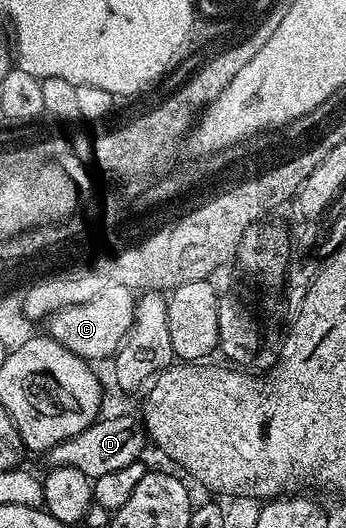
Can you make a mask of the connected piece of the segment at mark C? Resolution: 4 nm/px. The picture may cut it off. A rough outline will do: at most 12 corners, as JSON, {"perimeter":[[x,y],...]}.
{"perimeter":[[109,284],[47,321],[90,362],[116,357],[133,327],[134,289]]}

